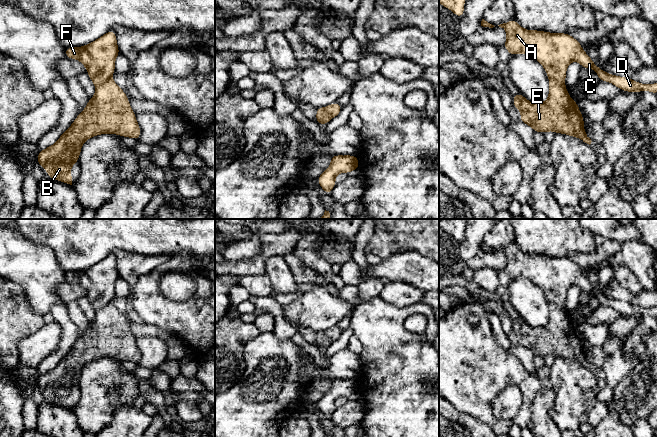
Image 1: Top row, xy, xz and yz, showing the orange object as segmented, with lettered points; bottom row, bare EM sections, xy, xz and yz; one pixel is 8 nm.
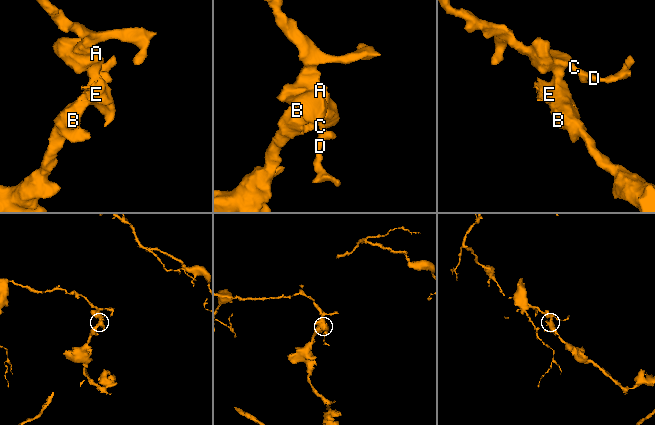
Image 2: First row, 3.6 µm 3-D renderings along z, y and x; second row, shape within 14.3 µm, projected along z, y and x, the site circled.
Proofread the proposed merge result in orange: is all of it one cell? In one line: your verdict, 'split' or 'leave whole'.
split

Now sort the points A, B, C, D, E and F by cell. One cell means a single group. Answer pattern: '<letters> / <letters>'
A C D F / B E

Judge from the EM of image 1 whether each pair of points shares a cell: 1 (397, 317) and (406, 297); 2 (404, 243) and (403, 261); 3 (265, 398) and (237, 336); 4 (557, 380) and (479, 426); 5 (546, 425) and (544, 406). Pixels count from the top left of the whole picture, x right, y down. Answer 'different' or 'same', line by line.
1: different
2: different
3: different
4: different
5: same

